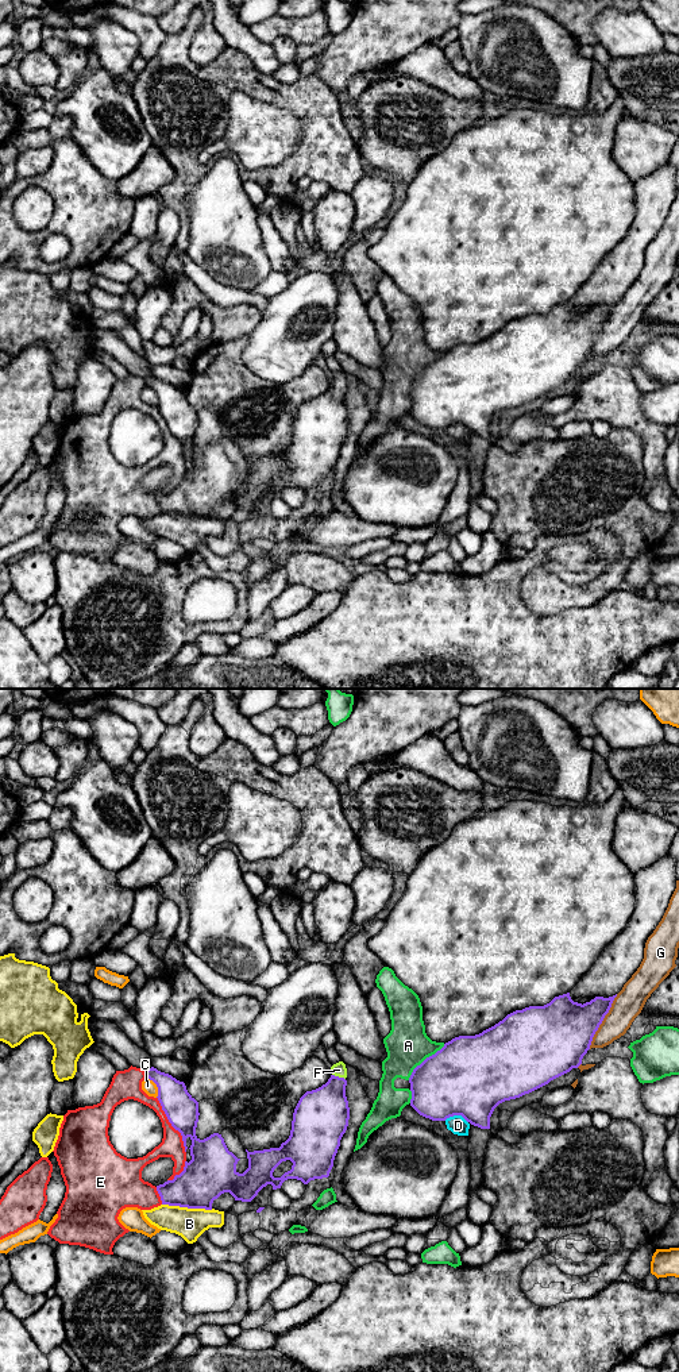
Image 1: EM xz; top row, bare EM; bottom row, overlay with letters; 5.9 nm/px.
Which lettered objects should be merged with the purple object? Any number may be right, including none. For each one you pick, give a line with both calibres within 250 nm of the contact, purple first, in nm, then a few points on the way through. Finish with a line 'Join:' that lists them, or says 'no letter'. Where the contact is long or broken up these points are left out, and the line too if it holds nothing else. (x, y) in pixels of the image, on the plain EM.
F: 320/80 nm | across xz (321, 423), (327, 417), (338, 385), (339, 378)
Join: F

